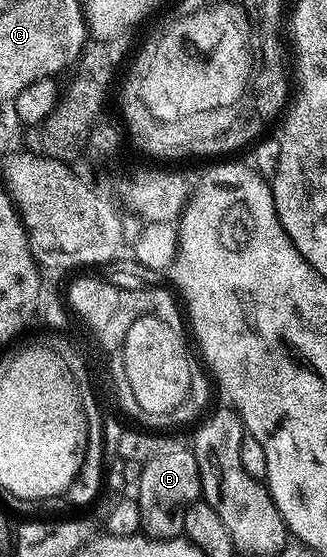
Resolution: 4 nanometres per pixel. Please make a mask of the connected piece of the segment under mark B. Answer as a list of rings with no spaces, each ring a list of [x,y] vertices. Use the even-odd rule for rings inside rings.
[[[174,443],[163,446],[158,456],[147,459],[142,467],[142,478],[135,482],[135,500],[141,512],[141,527],[148,536],[159,541],[172,541],[185,532],[183,519],[187,507],[201,497],[201,476],[199,463],[193,454],[192,444]]]

